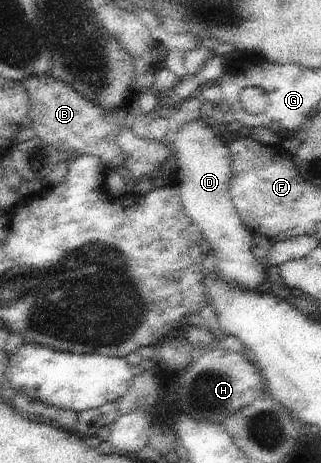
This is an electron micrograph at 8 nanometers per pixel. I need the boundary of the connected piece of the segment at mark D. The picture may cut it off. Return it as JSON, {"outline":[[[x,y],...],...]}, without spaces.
{"outline":[[[202,120],[185,123],[177,133],[177,157],[173,179],[177,183],[184,211],[201,231],[202,239],[207,239],[215,253],[216,275],[225,284],[257,290],[262,288],[263,260],[252,251],[253,234],[241,222],[230,197],[232,179],[232,154],[228,147],[228,137],[220,127],[204,125]]]}

